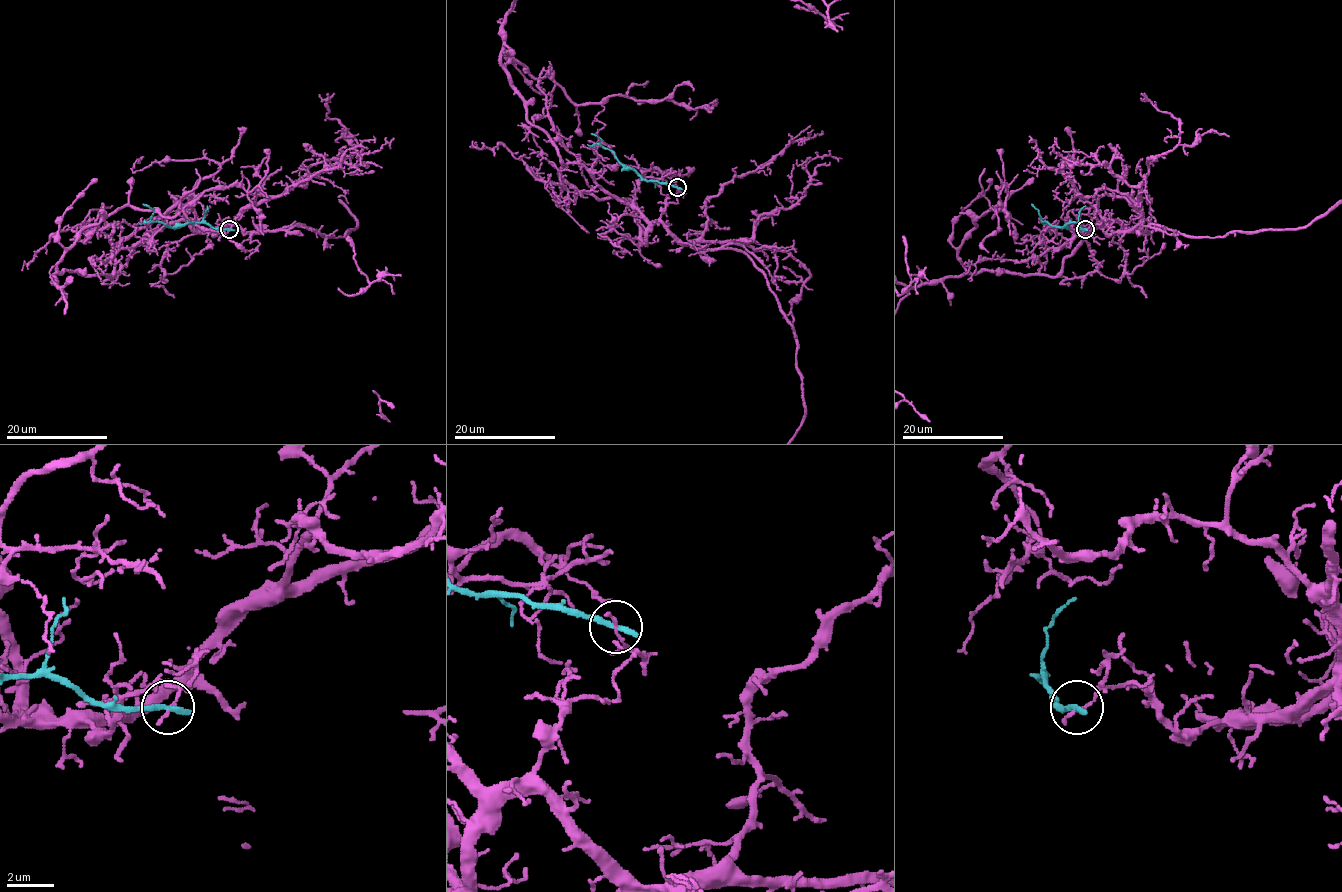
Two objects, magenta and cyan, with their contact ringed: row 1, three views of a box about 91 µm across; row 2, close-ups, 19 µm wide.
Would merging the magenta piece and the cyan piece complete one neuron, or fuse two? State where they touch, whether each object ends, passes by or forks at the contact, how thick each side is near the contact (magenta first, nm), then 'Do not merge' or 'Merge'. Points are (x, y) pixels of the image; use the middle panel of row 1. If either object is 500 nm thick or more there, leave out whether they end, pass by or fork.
Place: (677, 187). At the ring magenta ends. At the ring cyan ends. Thickness 150 nm (magenta) against 320 nm. Do not merge

